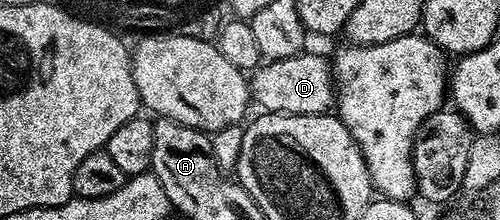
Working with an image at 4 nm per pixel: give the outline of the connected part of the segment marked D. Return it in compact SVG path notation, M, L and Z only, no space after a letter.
M301 53L285 59L273 59L250 75L250 99L264 113L277 115L322 115L333 106L334 80L327 58Z

